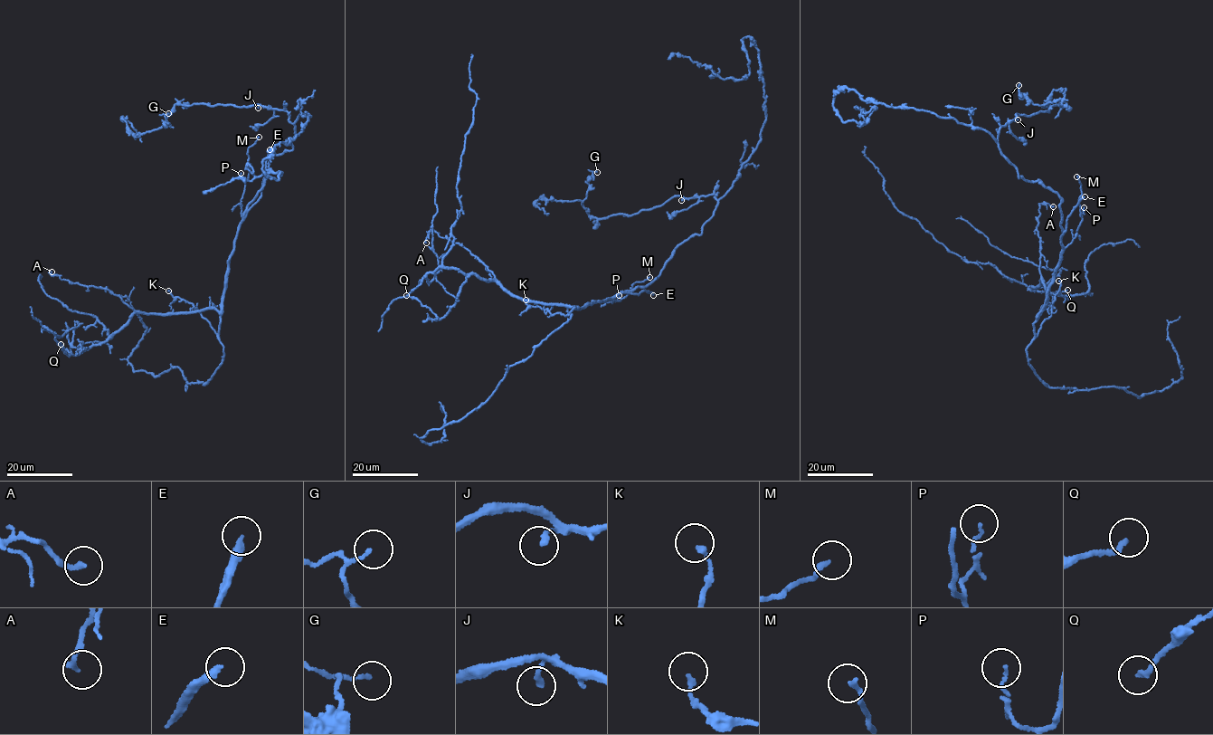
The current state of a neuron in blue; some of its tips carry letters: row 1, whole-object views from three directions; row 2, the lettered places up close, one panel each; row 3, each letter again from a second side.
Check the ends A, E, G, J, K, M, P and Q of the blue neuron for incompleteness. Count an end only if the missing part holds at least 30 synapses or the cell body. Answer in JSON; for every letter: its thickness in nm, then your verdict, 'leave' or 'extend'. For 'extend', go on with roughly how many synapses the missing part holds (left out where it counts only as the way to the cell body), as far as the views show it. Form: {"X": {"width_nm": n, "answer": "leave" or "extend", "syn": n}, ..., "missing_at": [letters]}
{"A": {"width_nm": 200, "answer": "leave"}, "E": {"width_nm": 240, "answer": "extend"}, "G": {"width_nm": 100, "answer": "leave"}, "J": {"width_nm": 200, "answer": "leave"}, "K": {"width_nm": 180, "answer": "leave"}, "M": {"width_nm": 190, "answer": "leave"}, "P": {"width_nm": 90, "answer": "leave"}, "Q": {"width_nm": 190, "answer": "leave"}, "missing_at": ["E"]}

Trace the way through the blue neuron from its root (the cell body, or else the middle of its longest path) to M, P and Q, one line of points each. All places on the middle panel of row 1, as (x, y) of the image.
M: (626, 290), (619, 292), (611, 302), (628, 294), (634, 282), (649, 277)
P: (626, 290), (619, 292), (611, 302), (620, 300), (619, 295)
Q: (626, 290), (578, 310), (514, 297), (493, 281), (440, 266), (429, 272), (406, 295)

